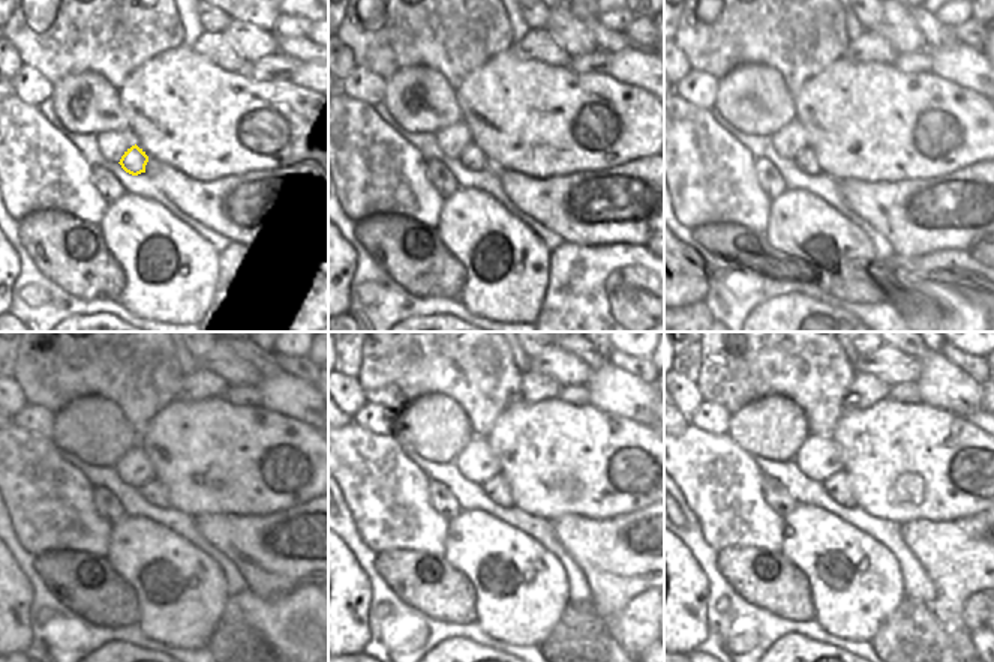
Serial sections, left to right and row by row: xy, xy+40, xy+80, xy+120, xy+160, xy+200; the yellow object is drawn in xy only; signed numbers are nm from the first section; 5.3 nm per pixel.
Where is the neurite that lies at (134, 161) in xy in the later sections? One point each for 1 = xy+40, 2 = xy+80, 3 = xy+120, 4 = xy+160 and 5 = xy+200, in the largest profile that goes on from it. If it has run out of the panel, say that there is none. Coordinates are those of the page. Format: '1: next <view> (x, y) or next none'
1: next xy+40 (471, 158)
2: next xy+80 (807, 161)
3: next xy+120 (153, 491)
4: next xy+160 (496, 490)
5: next xy+200 (838, 487)

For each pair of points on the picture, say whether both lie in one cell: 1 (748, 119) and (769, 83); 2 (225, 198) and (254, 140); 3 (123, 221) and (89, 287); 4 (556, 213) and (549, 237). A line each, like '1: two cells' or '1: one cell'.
1: one cell
2: two cells
3: two cells
4: two cells

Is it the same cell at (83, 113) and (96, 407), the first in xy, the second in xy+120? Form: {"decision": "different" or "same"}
{"decision": "same"}

